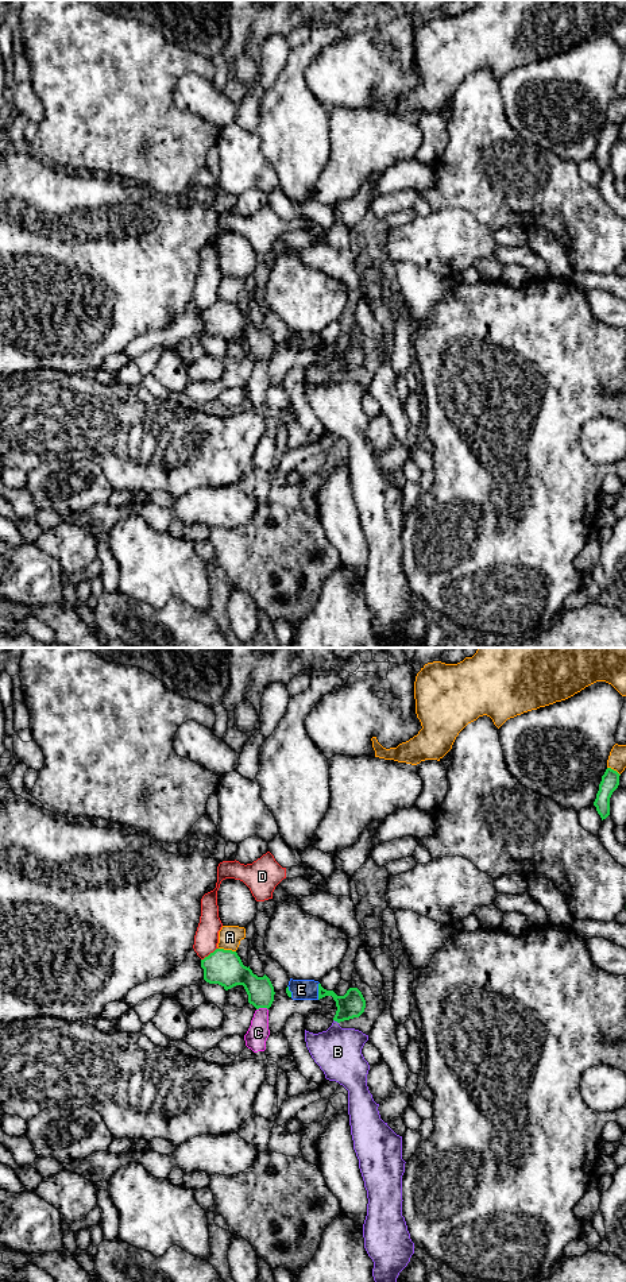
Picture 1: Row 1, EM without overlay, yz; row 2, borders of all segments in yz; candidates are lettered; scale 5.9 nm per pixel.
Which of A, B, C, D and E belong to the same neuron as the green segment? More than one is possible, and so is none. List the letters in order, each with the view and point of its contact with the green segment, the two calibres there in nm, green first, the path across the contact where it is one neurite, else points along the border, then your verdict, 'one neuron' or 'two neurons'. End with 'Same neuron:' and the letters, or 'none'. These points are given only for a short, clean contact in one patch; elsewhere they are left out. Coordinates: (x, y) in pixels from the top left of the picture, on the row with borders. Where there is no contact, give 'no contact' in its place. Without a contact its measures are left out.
A: meets green in yz at (227, 950); 200 nm thick on the green side, 140 nm on the other; two neurons
B: meets green in yz at (336, 1020); 150 nm thick on the green side, 280 nm on the other; two neurons
C: meets green in yz at (262, 1007); 160 nm thick on the green side, 130 nm on the other; border along yz (267, 1008), (257, 1010); two neurons
D: meets green in yz at (211, 953); 200 nm thick on the green side, 140 nm on the other; two neurons
E: meets green in yz at (319, 991); 150 nm thick on the green side, 130 nm on the other; two neurons
Same neuron: none

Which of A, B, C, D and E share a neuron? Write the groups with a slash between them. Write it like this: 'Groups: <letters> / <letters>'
Groups: A / B / C E / D

